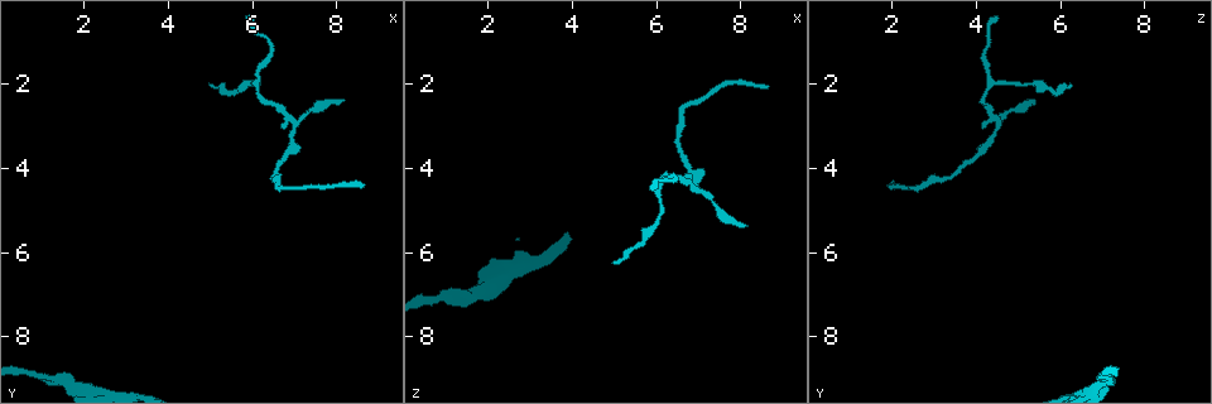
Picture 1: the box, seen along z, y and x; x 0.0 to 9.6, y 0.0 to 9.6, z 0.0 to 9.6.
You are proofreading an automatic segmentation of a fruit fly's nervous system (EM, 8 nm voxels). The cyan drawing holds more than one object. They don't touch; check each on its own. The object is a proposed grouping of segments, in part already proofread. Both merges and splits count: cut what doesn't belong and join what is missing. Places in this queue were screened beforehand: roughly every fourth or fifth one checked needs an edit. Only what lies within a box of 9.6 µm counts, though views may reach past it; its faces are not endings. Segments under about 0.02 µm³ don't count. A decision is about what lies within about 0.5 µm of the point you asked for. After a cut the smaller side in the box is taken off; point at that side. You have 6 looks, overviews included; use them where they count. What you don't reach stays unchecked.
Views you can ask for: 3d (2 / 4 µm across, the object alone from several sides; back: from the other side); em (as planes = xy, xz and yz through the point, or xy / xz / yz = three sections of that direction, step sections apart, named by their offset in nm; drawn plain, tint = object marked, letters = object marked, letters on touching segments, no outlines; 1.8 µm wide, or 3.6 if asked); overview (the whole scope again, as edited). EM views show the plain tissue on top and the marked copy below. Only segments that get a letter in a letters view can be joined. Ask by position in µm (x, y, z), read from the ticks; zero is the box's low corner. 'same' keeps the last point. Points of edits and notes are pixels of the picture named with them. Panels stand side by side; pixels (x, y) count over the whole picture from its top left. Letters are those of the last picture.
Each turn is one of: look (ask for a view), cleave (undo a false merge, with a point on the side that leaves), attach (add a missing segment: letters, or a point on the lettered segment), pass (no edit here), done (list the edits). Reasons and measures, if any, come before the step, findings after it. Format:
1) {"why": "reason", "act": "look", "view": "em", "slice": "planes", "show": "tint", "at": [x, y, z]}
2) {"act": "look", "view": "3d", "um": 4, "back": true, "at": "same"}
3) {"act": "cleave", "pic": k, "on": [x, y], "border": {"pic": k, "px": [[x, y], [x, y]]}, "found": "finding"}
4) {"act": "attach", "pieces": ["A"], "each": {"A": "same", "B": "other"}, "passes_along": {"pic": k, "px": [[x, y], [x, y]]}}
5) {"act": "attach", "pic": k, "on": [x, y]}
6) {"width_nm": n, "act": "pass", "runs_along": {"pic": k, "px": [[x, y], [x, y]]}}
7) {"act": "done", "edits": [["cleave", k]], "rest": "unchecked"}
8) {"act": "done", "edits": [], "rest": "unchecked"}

{"why": "thin end", "act": "look", "view": "em", "um": 3.6, "slice": "xz", "step": 4, "show": "tint", "at": [8.65, 4.45, 2.05]}

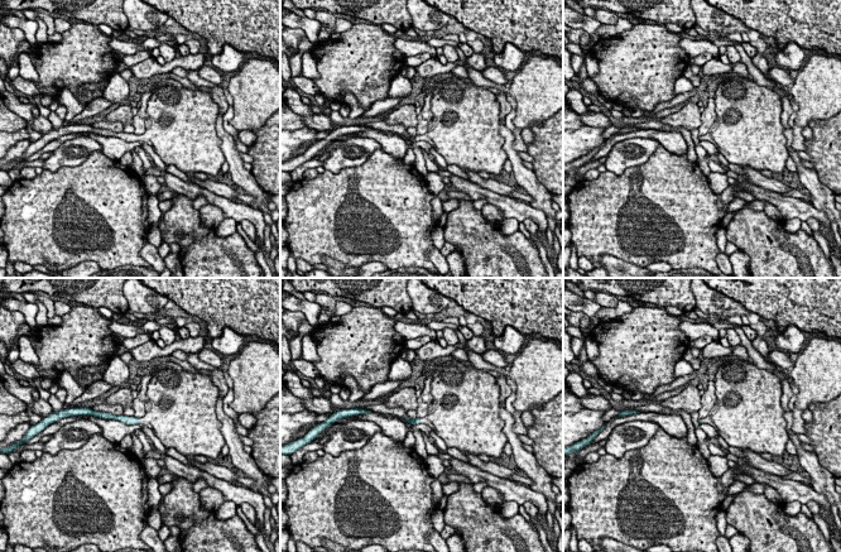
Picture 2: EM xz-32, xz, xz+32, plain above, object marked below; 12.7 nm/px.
{"act": "look", "view": "em", "um": 3.6, "slice": "planes", "show": "letters", "at": "same"}

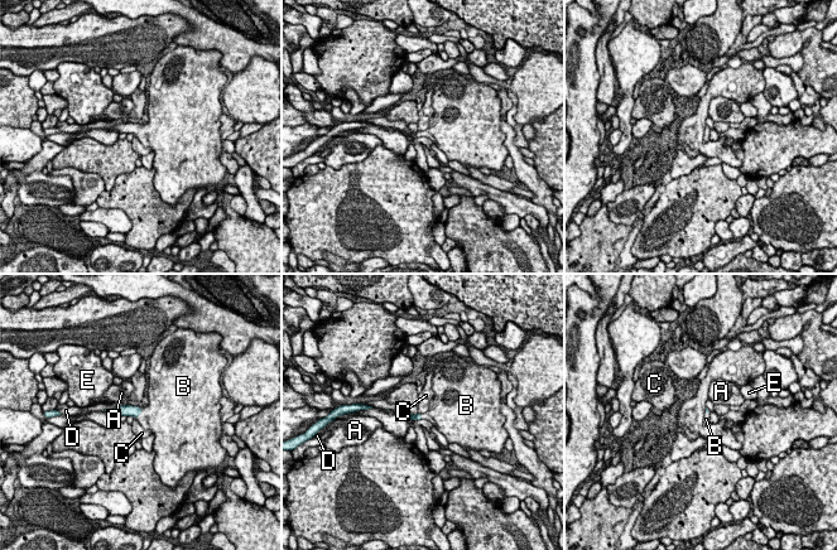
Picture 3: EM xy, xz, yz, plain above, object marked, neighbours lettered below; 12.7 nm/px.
{"act": "attach", "pieces": ["B"], "each": {"A": "other", "B": "same", "C": "other", "D": "other", "E": "other"}, "passes_along": {"pic": 3, "px": [[126, 410], [139, 414], [158, 416]]}, "found": "the neuron continues"}

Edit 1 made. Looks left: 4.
{"why": "free end", "act": "look", "view": "em", "um": 3.6, "slice": "planes", "show": "letters", "at": [8.25, 2.40, 5.35]}

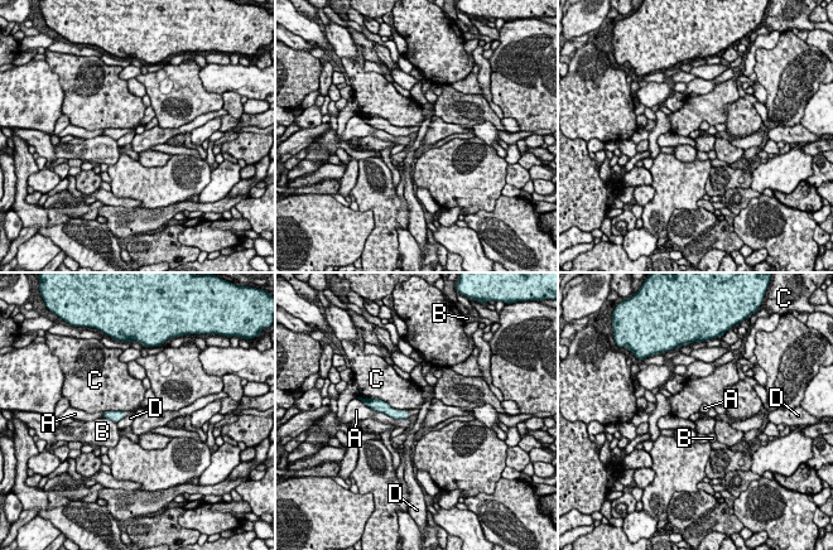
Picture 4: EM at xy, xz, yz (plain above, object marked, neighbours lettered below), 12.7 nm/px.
{"act": "pass", "each": {"A": "other", "B": "other", "C": "other", "D": "other"}, "border": {"pic": 4, "px": [[125, 416], [116, 423]]}, "found": "no lettered segment goes on from it"}

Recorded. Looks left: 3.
{"why": "tapers out", "act": "look", "view": "3d", "um": 4, "at": [5.00, 2.05, 6.25]}

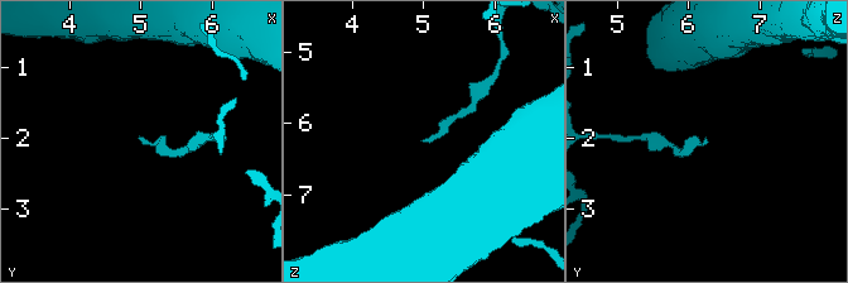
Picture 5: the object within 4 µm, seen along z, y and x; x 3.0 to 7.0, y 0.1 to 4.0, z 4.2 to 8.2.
{"act": "look", "view": "em", "slice": "xz", "step": 16, "show": "letters", "at": [5.00, 1.95, 6.25]}

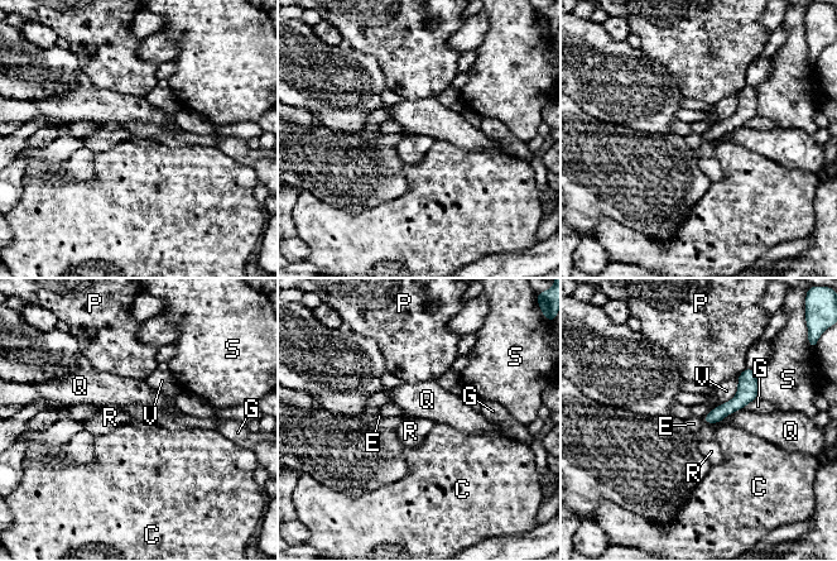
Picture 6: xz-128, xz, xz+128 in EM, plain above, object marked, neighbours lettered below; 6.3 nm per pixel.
{"act": "look", "view": "em", "slice": "planes", "show": "letters", "at": "same"}

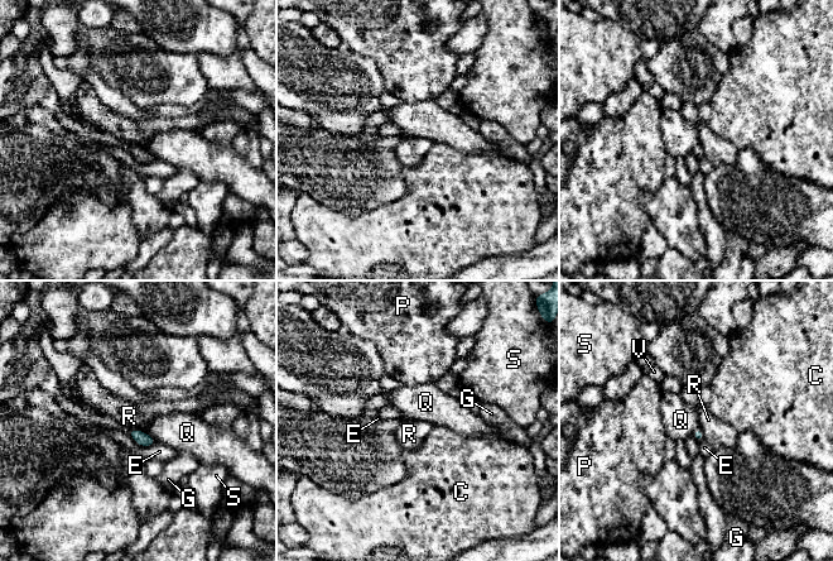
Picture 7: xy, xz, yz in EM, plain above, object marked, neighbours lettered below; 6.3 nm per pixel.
{"act": "pass", "each": {"C": "other", "E": "other", "G": "other", "P": "other", "Q": "other", "R": "other", "S": "other", "V": "other"}, "border": {"pic": 7, "px": [[128, 430], [141, 430], [144, 432]]}, "found": "none of them fits"}

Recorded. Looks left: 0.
{"act": "done", "edits": [["attach", 3]], "rest": "unchecked"}

